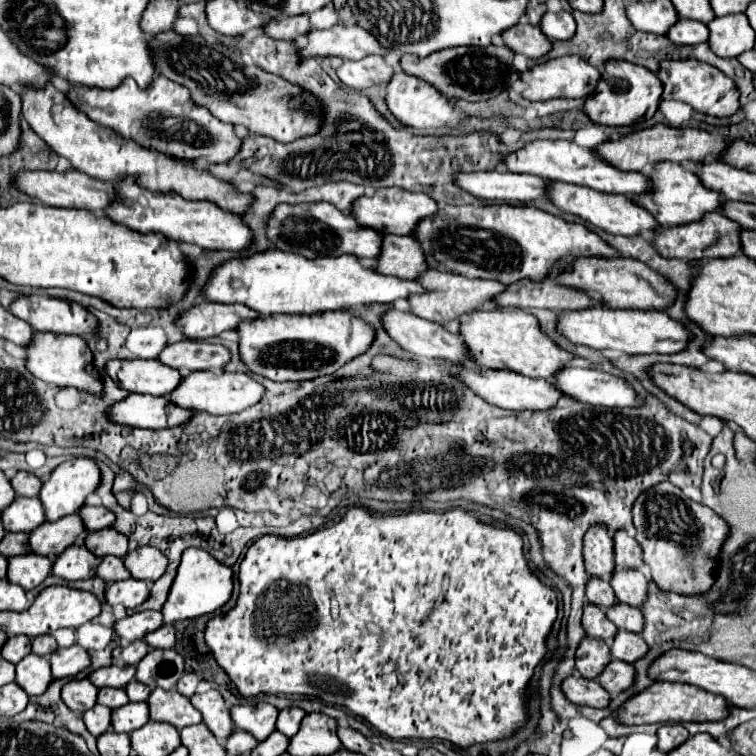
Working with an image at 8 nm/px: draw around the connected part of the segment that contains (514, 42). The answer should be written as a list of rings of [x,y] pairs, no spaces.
[[[516,24],[508,28],[506,32],[502,32],[502,40],[512,52],[524,54],[532,60],[542,58],[552,48],[552,42],[542,34],[542,30],[530,24]]]

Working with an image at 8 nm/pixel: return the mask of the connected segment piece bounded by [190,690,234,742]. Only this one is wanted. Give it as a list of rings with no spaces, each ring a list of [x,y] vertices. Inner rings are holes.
[[[208,690],[204,694],[196,694],[190,700],[204,716],[204,724],[210,728],[210,732],[220,742],[228,740],[230,732],[234,732],[234,724],[230,720],[230,710],[228,710],[222,694],[218,690]]]

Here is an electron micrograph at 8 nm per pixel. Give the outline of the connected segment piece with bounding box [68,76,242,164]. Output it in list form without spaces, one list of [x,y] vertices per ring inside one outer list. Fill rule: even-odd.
[[[158,76],[146,90],[140,90],[132,78],[126,78],[114,90],[74,86],[68,90],[68,98],[90,120],[112,128],[116,134],[134,140],[144,148],[158,150],[180,160],[196,160],[208,164],[230,162],[242,144],[242,140],[234,134],[234,126],[216,120],[208,108],[194,104],[188,88],[164,76]]]

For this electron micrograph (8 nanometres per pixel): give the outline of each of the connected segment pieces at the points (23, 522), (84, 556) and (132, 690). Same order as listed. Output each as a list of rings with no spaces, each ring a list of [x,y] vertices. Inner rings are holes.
[[[16,498],[10,508],[4,510],[4,528],[8,532],[32,532],[46,522],[42,502],[38,498]]]
[[[70,546],[62,556],[54,562],[54,576],[60,576],[66,582],[74,580],[88,580],[96,576],[96,568],[102,562],[102,558],[88,552],[84,546]]]
[[[132,680],[124,690],[128,692],[130,702],[146,702],[148,696],[150,696],[150,692],[152,692],[146,684],[140,684],[138,680]]]

